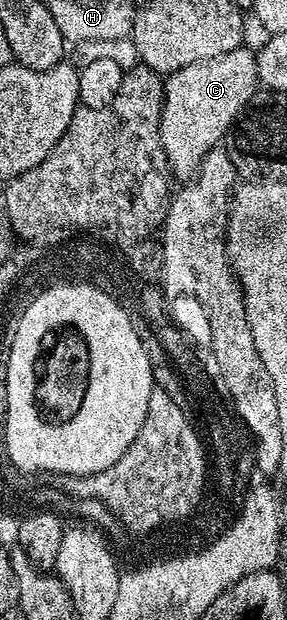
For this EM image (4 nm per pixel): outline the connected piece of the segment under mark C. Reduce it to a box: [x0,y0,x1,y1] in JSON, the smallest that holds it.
[159,45,260,181]

